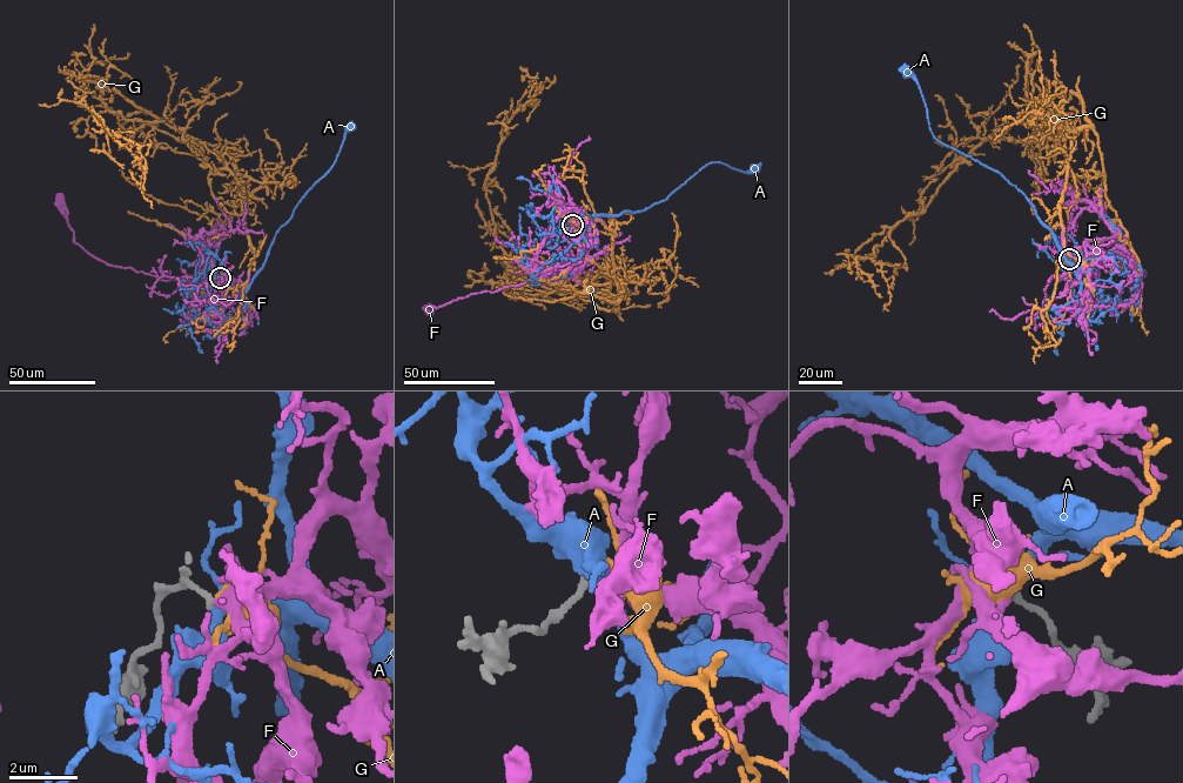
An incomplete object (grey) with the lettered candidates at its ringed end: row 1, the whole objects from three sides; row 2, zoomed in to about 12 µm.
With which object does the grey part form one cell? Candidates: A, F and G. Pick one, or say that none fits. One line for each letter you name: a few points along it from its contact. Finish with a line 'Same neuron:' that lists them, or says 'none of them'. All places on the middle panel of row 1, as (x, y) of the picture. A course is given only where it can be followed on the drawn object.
F: course (572, 225), (579, 227), (586, 243), (566, 269), (437, 308), (430, 306), (429, 310)
Same neuron: F

